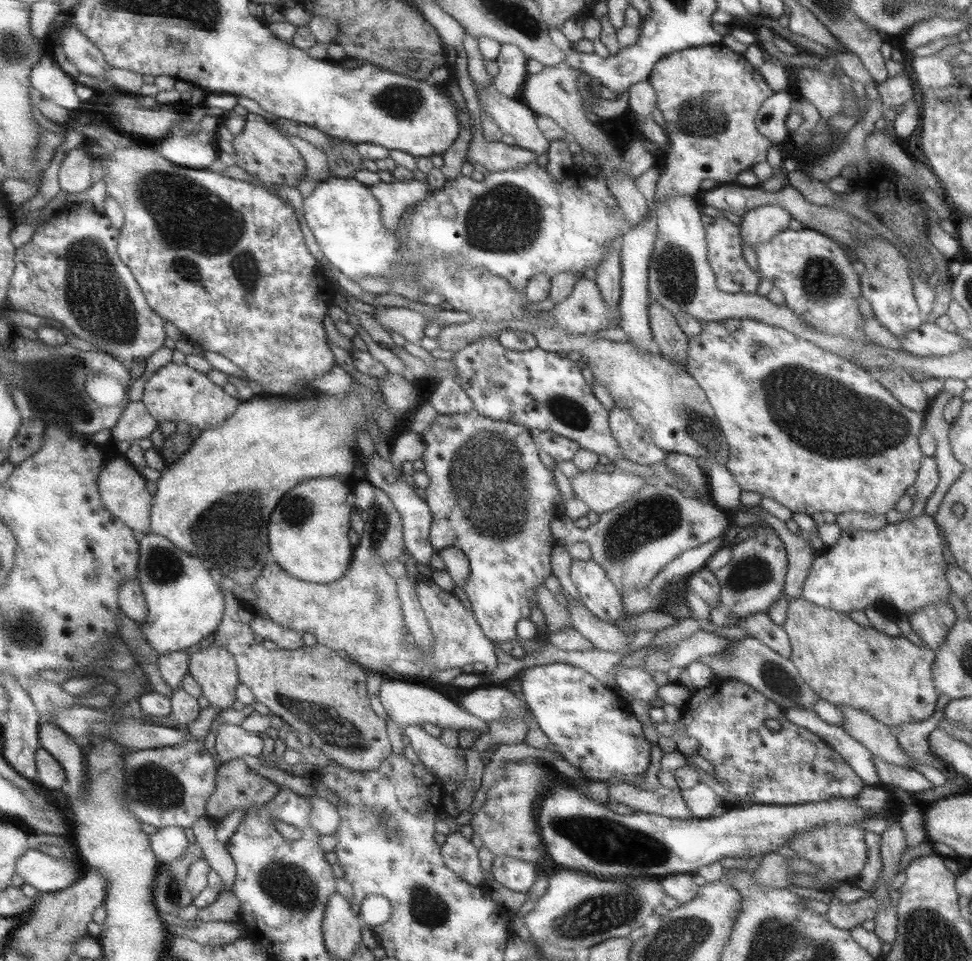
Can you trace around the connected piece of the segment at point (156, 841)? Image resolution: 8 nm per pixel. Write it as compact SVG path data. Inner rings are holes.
M180 826L158 828L151 835L150 844L160 863L180 860L189 847L184 829Z

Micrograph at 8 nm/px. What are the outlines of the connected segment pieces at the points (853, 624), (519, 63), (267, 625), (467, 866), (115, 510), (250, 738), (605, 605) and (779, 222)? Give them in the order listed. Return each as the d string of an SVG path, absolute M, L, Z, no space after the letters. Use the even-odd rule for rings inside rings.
M802 597L791 598L788 606L784 627L792 647L789 659L798 669L800 678L821 698L837 707L849 705L868 712L876 720L893 729L900 724L923 721L933 715L940 697L933 680L933 662L936 659L934 650L913 644L903 634L896 637L874 627L864 628L849 613L818 606Z
M504 43L501 46L496 58L499 72L493 76L493 83L504 96L522 100L524 83L529 74L526 70L528 56L514 43Z
M255 615L249 622L249 627L258 636L275 642L283 649L296 650L305 645L301 634L276 624L272 619L266 618L266 616Z
M457 831L450 832L440 848L444 865L472 886L485 885L478 849Z
M111 451L98 478L103 505L118 520L122 520L128 528L139 535L150 533L151 508L153 505L153 495L148 492L146 479L144 480L142 477L140 469L130 464L123 455Z
M220 723L216 737L216 754L222 763L247 754L261 756L264 740L261 733L244 730L240 725Z
M593 559L573 560L571 579L578 589L583 605L594 616L612 624L627 618L622 594L607 578L605 570Z
M770 203L749 210L740 216L741 240L756 250L761 242L786 230L791 225L793 216L778 203Z

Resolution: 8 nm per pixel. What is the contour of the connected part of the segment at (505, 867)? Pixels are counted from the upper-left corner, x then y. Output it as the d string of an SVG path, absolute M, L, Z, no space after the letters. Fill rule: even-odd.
M504 855L494 858L491 870L496 881L510 891L528 893L530 888L536 887L538 872L536 872L532 863Z

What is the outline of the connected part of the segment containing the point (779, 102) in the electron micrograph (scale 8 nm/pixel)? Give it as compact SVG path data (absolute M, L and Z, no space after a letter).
M789 89L774 91L774 94L768 97L758 109L755 120L758 132L773 143L789 138L787 118L795 100L794 94L790 93Z

